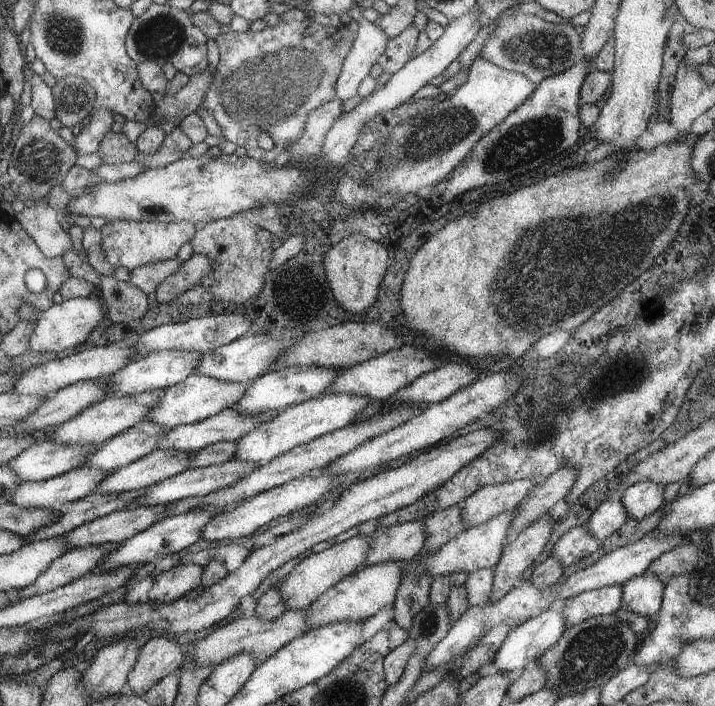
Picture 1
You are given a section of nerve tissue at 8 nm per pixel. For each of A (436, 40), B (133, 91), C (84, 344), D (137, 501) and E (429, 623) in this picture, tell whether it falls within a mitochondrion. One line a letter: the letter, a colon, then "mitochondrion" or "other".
A: other
B: other
C: other
D: other
E: mitochondrion

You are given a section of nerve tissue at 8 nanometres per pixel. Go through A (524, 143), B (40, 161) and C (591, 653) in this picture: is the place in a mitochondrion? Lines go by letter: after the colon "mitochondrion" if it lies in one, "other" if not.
A: mitochondrion
B: mitochondrion
C: mitochondrion

